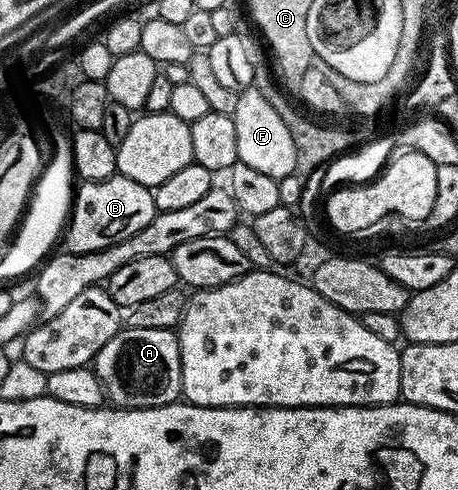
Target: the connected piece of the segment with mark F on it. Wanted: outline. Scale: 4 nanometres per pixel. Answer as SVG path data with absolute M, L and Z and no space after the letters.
M255 87L247 88L237 98L237 105L231 117L235 126L237 139L237 158L247 166L252 166L262 174L271 174L271 178L282 180L287 174L298 171L297 151L291 138L291 130L287 130L287 122L279 118L275 106L267 102L267 98Z

